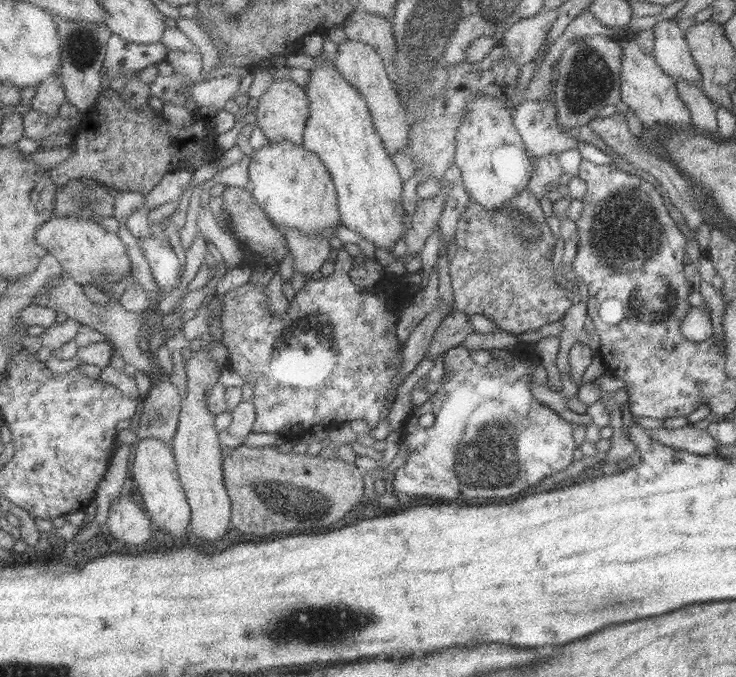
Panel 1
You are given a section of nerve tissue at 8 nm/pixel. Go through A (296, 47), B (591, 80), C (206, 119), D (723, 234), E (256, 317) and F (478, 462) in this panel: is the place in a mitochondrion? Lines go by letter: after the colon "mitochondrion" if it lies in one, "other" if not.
A: other
B: mitochondrion
C: other
D: other
E: other
F: mitochondrion

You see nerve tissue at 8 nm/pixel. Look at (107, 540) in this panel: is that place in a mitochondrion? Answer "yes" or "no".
no

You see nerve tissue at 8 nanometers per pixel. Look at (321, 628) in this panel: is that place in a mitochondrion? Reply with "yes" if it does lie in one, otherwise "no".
yes

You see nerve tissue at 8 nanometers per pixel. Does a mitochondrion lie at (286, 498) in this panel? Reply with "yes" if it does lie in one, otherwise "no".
yes

